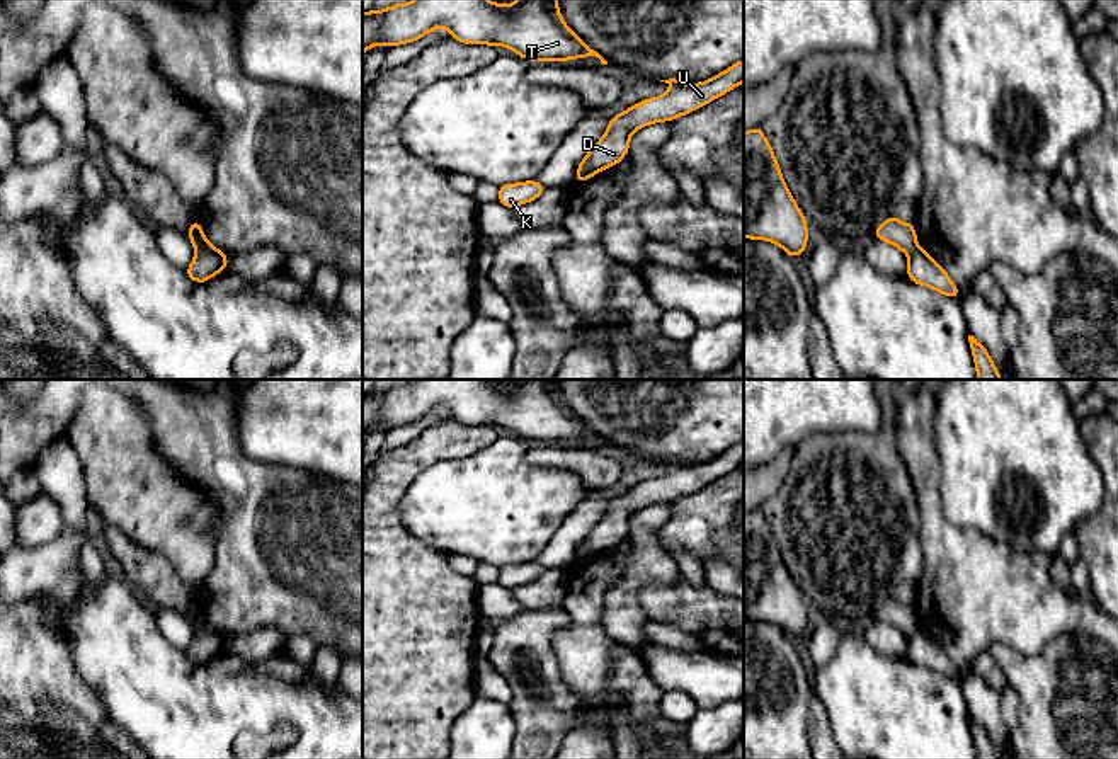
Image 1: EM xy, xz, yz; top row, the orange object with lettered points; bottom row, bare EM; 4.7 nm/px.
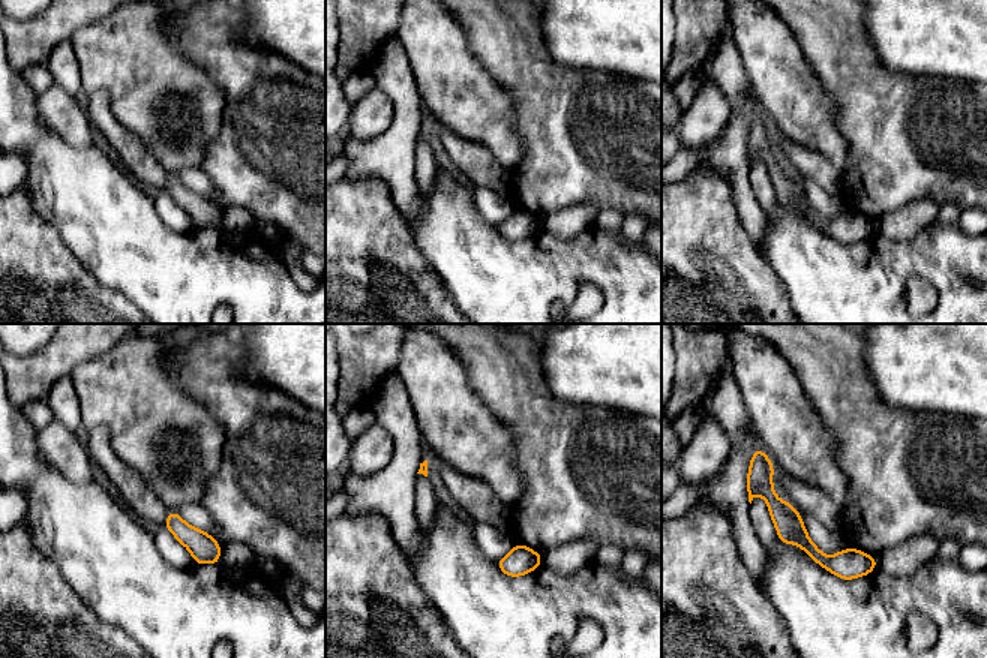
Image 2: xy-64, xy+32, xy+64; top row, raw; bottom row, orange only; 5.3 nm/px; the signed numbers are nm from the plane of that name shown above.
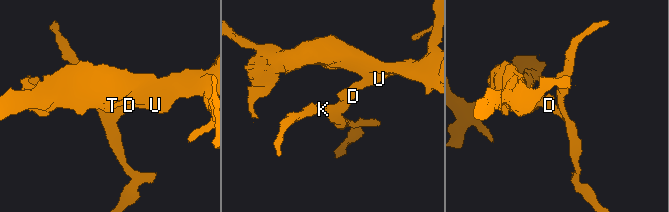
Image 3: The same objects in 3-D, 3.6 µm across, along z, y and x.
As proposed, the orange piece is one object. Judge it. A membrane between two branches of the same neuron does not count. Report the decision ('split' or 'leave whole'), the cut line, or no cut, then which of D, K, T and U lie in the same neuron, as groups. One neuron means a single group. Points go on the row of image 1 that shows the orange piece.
split; cut in xy along (196, 251), (215, 254), (225, 266); D T U / K

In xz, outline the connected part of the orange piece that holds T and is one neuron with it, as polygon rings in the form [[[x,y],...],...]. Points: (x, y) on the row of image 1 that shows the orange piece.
[[[414,0],[390,5],[386,10],[364,12],[362,54],[374,44],[391,48],[419,41],[437,27],[448,27],[451,39],[459,43],[505,46],[531,61],[568,61],[572,58],[596,56],[601,65],[607,65],[597,51],[590,49],[562,20],[558,0],[514,0],[509,7],[488,0]]]

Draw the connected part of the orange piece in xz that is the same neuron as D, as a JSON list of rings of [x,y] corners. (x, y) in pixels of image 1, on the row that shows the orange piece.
[[[744,60],[701,83],[660,80],[670,85],[664,95],[645,99],[609,119],[604,136],[582,158],[579,168],[604,170],[619,163],[630,150],[630,136],[652,123],[689,114],[744,82]]]

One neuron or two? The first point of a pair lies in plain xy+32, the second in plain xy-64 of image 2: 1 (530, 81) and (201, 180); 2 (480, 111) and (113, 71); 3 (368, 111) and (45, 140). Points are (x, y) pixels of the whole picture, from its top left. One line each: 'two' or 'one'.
1: two
2: one
3: two

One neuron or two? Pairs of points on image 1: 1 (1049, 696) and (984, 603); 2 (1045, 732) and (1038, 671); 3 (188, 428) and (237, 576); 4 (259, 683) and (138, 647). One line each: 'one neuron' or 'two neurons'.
1: two neurons
2: one neuron
3: one neuron
4: one neuron

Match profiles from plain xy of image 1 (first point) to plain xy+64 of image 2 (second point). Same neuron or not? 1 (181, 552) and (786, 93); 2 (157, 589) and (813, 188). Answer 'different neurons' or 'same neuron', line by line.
1: same neuron
2: different neurons

